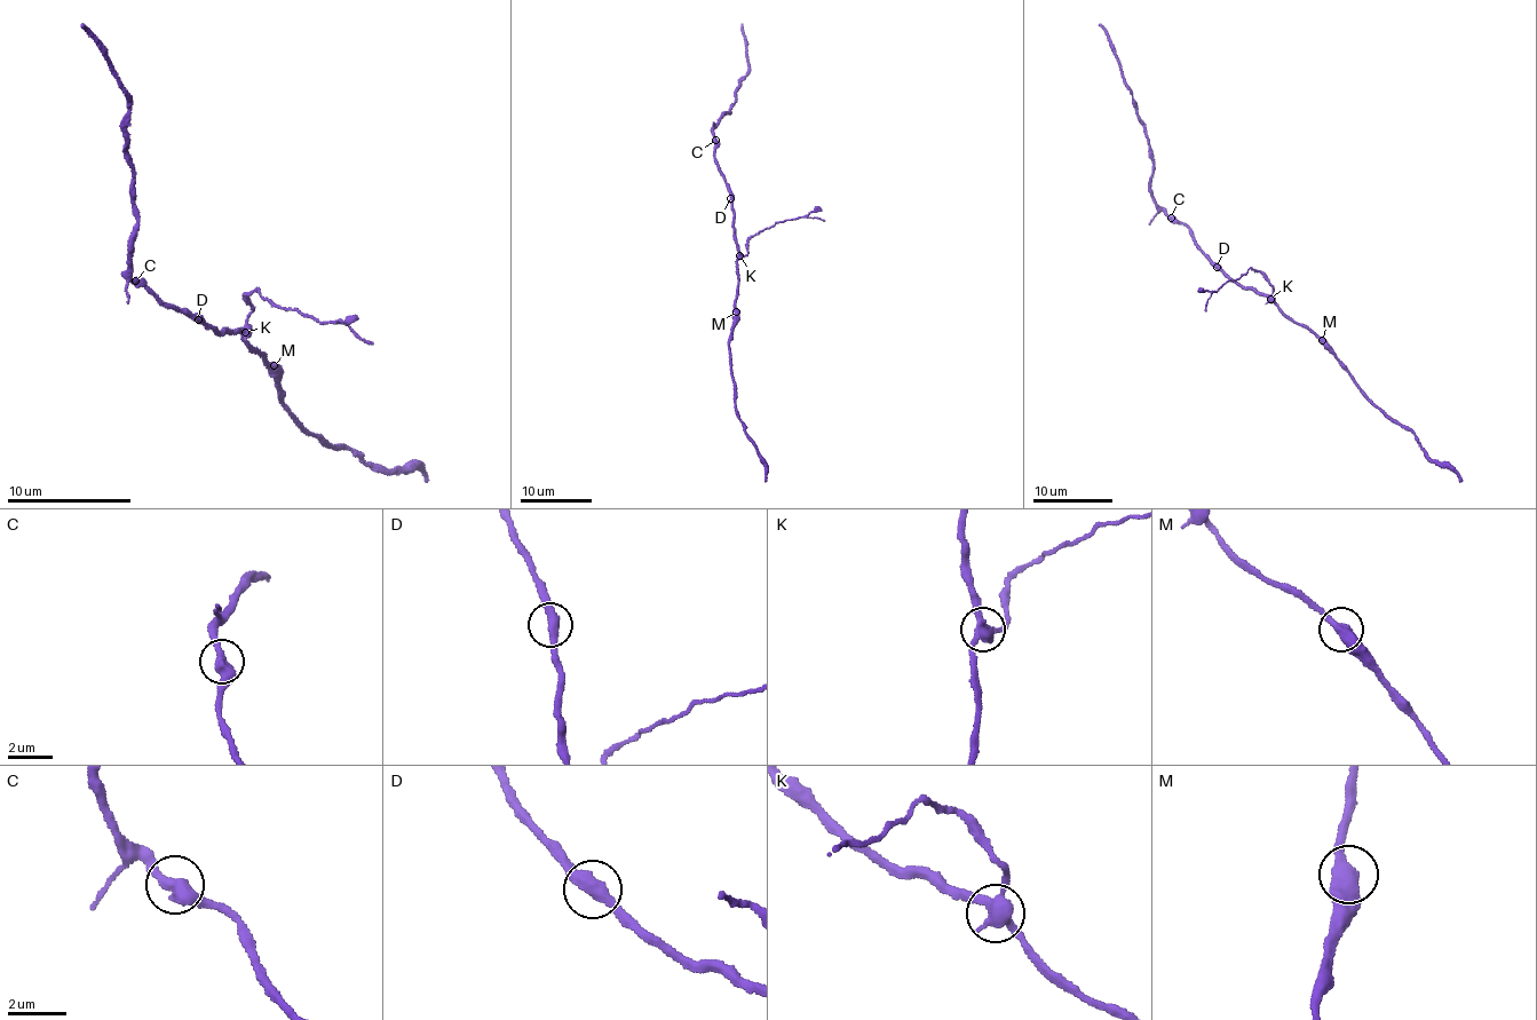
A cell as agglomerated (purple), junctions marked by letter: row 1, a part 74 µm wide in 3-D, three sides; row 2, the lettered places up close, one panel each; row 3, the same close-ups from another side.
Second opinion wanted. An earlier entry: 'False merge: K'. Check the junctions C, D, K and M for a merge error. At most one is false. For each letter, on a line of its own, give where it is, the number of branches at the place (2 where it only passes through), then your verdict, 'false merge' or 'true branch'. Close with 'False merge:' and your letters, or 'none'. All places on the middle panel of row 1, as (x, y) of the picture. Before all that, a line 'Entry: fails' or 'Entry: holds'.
Entry: holds
C: at (715, 140); 2 branches meet; true branch
D: at (730, 198); 2 branches meet; true branch
K: at (739, 255); 3 branches meet; false merge
M: at (736, 311); 2 branches meet; true branch
False merge: K

